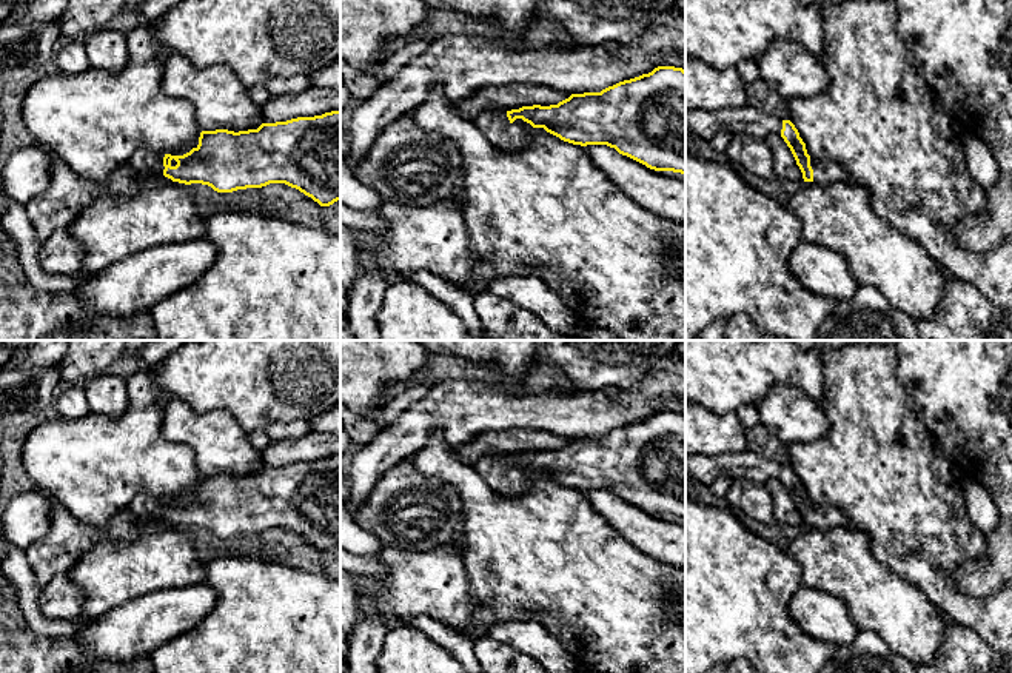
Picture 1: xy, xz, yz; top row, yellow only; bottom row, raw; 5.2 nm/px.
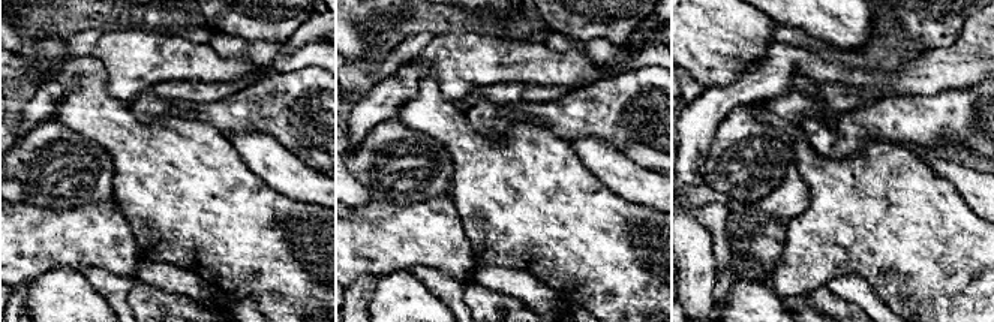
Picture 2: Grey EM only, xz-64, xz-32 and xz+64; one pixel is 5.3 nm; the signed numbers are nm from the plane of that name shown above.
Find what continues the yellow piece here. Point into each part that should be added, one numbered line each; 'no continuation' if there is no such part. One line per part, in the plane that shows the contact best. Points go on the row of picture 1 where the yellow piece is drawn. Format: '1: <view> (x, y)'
1: xz (493, 122)

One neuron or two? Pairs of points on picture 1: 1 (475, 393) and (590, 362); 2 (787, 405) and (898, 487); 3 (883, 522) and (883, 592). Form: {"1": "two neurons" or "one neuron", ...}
{"1": "two neurons", "2": "two neurons", "3": "two neurons"}

